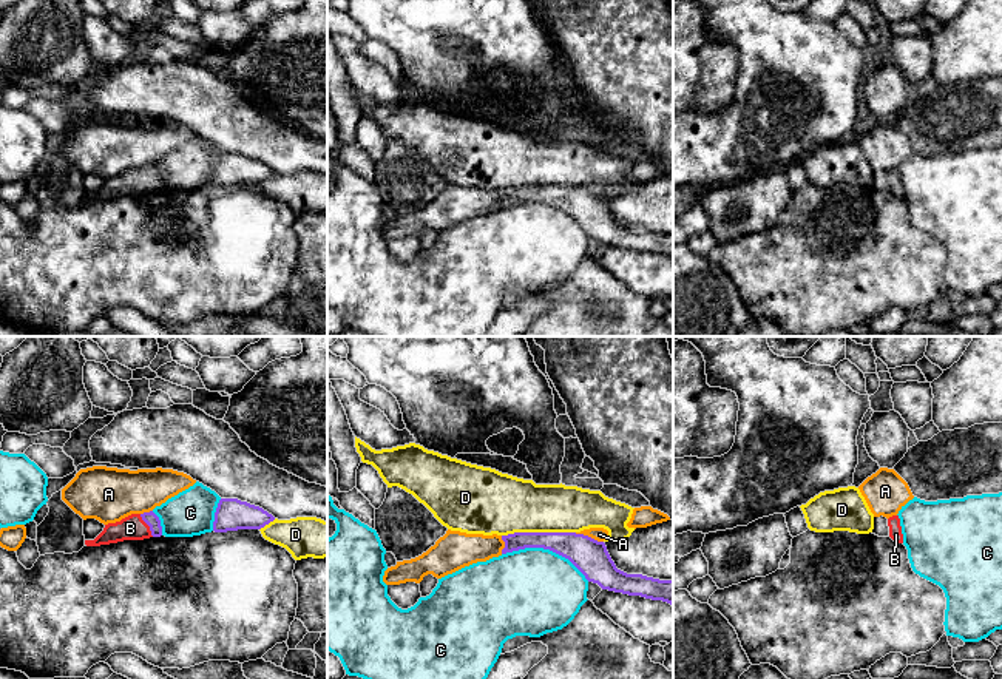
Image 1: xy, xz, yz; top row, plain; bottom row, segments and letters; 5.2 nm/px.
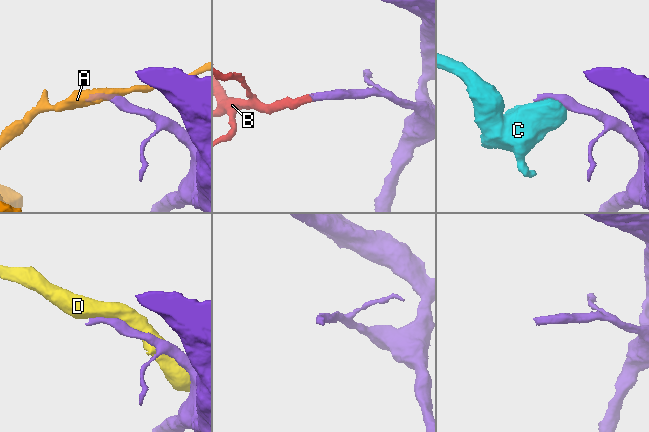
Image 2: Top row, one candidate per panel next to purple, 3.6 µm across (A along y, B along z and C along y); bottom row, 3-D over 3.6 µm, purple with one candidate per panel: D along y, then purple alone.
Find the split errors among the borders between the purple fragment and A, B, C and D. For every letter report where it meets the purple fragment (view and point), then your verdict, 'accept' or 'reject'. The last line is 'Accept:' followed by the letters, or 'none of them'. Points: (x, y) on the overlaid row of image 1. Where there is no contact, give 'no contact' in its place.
A: xz (587, 536) | reject
B: xy (147, 523) | accept
C: xz (545, 548) | reject
D: xz (538, 533) | reject
Accept: B

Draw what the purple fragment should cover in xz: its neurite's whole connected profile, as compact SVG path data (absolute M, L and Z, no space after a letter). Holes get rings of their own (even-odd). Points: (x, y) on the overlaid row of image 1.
M514 532L502 535L502 554L543 548L568 559L588 582L602 589L662 600L673 606L673 580L627 574L616 568L604 542L576 532Z

